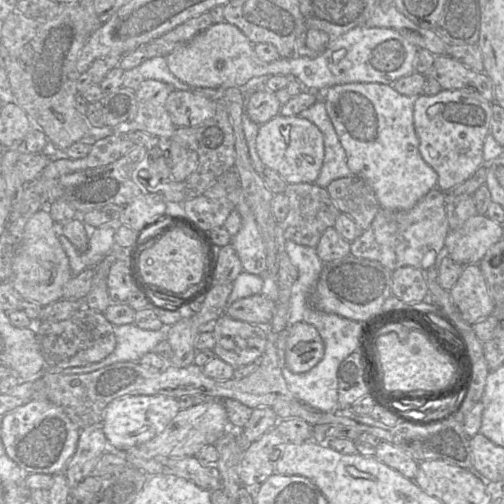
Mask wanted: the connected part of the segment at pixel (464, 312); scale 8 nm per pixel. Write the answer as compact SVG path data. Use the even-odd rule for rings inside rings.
M479 264L465 265L449 293L461 318L471 325L493 314L495 302Z

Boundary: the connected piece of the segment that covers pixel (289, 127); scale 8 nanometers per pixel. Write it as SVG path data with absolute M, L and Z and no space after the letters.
M281 114L259 126L256 149L264 166L276 171L287 184L314 183L325 154L323 134L314 123L300 116Z

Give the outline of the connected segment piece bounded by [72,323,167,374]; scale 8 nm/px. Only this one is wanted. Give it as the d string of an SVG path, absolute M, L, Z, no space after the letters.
M134 323L113 327L116 346L103 360L80 367L72 367L72 374L90 373L117 362L138 362L141 357L154 350L157 344L167 340L167 328L145 330Z

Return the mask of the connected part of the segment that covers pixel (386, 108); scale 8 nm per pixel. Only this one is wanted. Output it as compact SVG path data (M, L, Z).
M349 83L335 85L323 93L327 114L347 157L352 175L363 179L375 194L380 207L388 210L409 210L429 191L437 188L438 175L421 157L419 138L414 127L414 98L401 95L392 85Z

